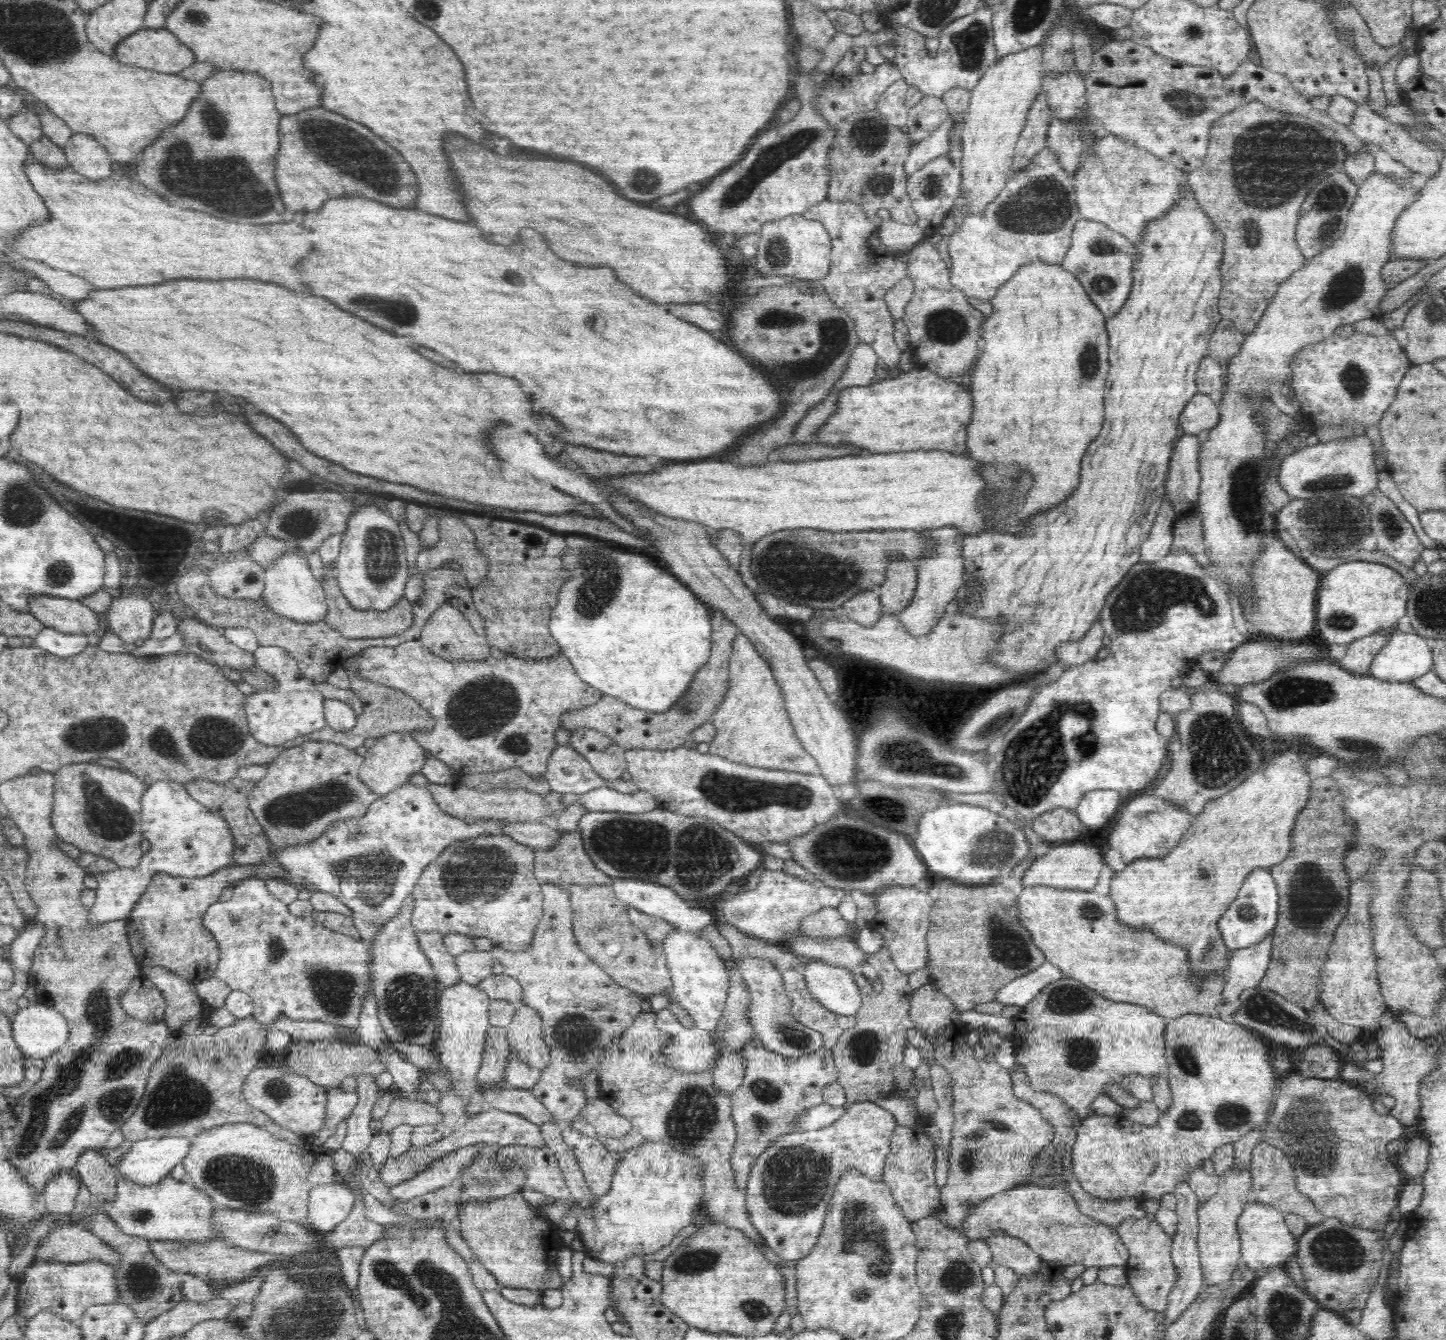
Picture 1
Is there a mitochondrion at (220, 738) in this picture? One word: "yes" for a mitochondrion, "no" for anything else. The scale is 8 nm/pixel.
yes

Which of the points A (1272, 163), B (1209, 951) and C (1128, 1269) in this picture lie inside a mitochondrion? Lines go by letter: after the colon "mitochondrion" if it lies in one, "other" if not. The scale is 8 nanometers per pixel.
A: mitochondrion
B: mitochondrion
C: other

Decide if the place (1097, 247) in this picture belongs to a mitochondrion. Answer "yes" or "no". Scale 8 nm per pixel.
yes

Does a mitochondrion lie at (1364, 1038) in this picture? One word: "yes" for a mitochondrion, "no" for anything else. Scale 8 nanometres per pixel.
no

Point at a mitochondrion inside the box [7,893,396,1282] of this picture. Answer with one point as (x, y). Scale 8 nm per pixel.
(85, 1080)

